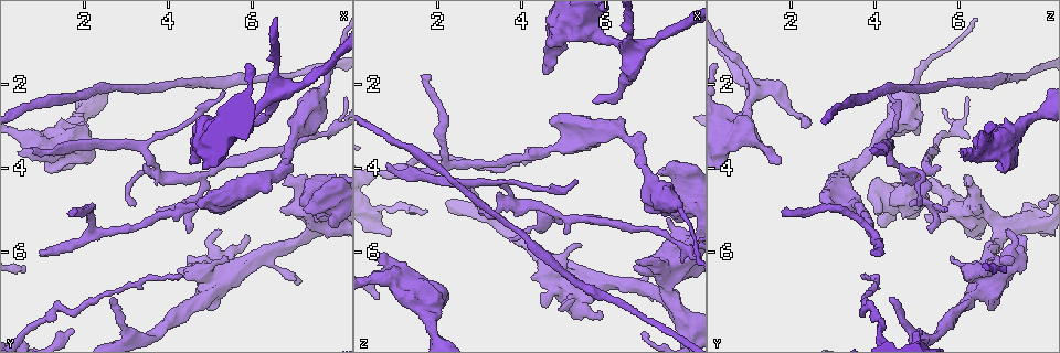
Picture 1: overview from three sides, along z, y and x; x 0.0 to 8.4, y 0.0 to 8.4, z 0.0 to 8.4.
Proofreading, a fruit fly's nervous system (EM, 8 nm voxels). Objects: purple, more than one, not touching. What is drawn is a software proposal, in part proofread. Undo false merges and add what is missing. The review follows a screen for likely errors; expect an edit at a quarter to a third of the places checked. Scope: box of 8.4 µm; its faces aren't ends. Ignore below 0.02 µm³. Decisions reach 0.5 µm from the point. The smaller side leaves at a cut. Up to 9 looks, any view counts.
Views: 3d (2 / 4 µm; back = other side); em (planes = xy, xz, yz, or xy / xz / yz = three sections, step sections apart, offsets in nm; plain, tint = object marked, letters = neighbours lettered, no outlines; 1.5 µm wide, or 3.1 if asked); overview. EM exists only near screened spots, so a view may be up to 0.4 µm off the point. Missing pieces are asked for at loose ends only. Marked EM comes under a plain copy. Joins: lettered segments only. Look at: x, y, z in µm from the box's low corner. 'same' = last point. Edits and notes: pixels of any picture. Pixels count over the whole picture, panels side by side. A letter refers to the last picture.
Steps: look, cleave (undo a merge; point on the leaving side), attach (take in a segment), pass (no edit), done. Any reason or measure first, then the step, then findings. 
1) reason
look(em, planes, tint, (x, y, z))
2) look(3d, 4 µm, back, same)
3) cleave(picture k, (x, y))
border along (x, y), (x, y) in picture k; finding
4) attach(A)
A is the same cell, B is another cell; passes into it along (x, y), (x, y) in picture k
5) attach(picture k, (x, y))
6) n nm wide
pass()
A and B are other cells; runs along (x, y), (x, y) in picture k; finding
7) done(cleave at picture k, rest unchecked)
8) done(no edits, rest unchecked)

an open end
look(em, yz, step 8, letters, (5.40, 6.10, 5.80))

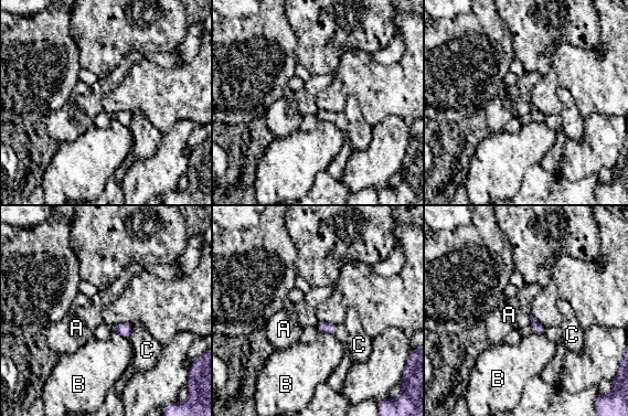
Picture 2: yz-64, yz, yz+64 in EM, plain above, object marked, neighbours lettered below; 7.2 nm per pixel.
look(em, planes, letters, same)

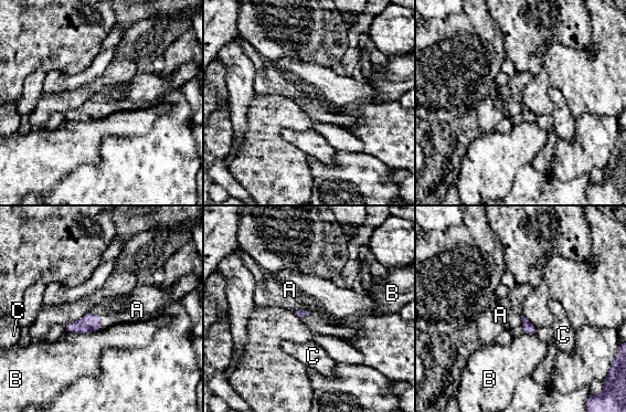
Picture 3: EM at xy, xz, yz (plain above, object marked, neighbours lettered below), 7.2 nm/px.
pass()
A, B and C are other cells; border along (294, 310), (309, 310), (311, 313) in picture 3; no lettered segment goes on from it

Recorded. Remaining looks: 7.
branch stops here
look(3d, 2 µm, (5.35, 2.15, 4.35))

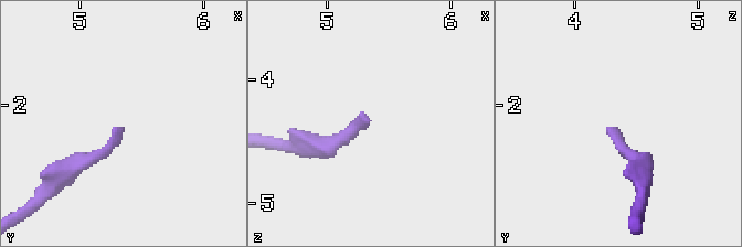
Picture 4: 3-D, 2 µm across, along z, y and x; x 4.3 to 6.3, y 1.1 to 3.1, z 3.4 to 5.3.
look(em, planes, letters, (5.36, 2.20, 4.36))

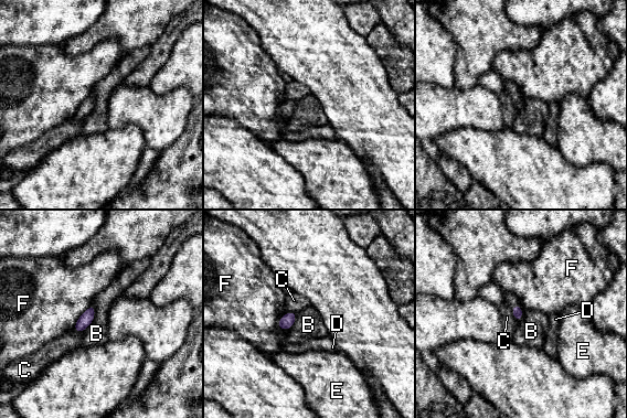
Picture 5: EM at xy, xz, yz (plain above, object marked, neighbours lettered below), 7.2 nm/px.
pass()
B, C, D, E and F are other cells; border along (94, 304), (94, 319), (82, 331) in picture 5; none of them fits

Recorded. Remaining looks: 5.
a narrow waist
look(3d, 2 µm, (6.95, 3.45, 3.95))

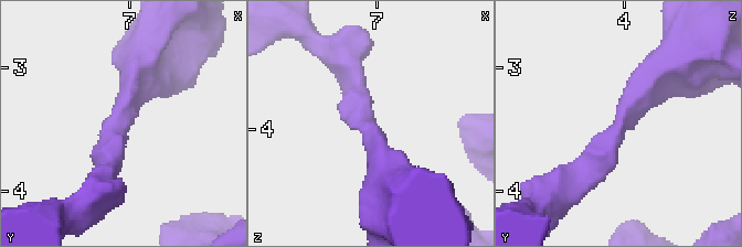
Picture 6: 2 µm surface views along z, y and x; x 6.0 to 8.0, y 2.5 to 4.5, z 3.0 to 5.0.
arms of 240, 360 nm
look(em, xy, step 4, tint, (6.94, 3.46, 3.94))

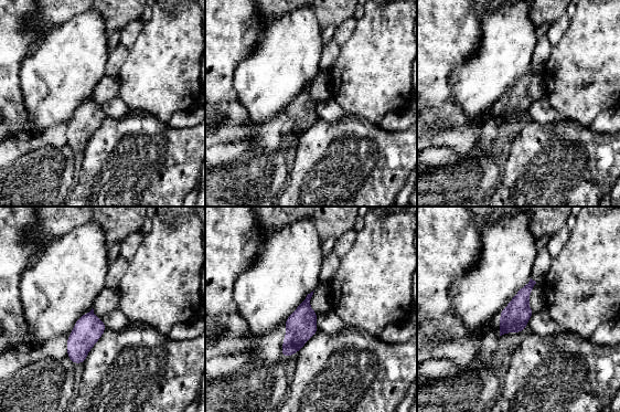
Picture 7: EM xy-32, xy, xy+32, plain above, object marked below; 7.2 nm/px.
look(em, planes, letters, same)

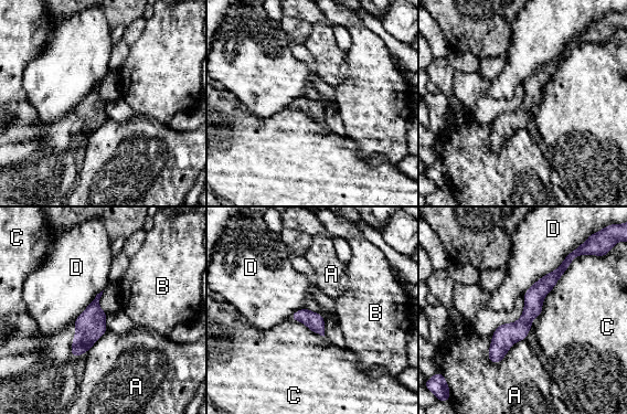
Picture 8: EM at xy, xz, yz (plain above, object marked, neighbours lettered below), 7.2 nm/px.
pass()
A, B, C and D are other cells; runs along (565, 262), (493, 360) in picture 8; all the same neuron

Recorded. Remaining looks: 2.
tapers out
look(em, planes, letters, (1.65, 5.20, 1.85))

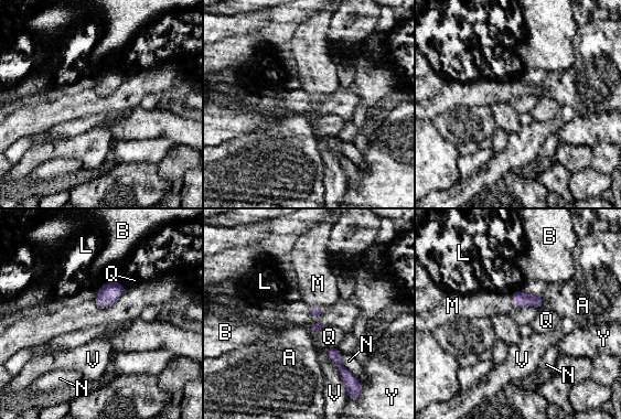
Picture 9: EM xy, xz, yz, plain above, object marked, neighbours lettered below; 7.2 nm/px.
attach(M)
M is the same cell, A, B, L, N, Q, V and Y are other cells; passes into it along (520, 299), (513, 300), (484, 303) in picture 9; it goes on there

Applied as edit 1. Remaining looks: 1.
done(attach at picture 9, rest unchecked)

